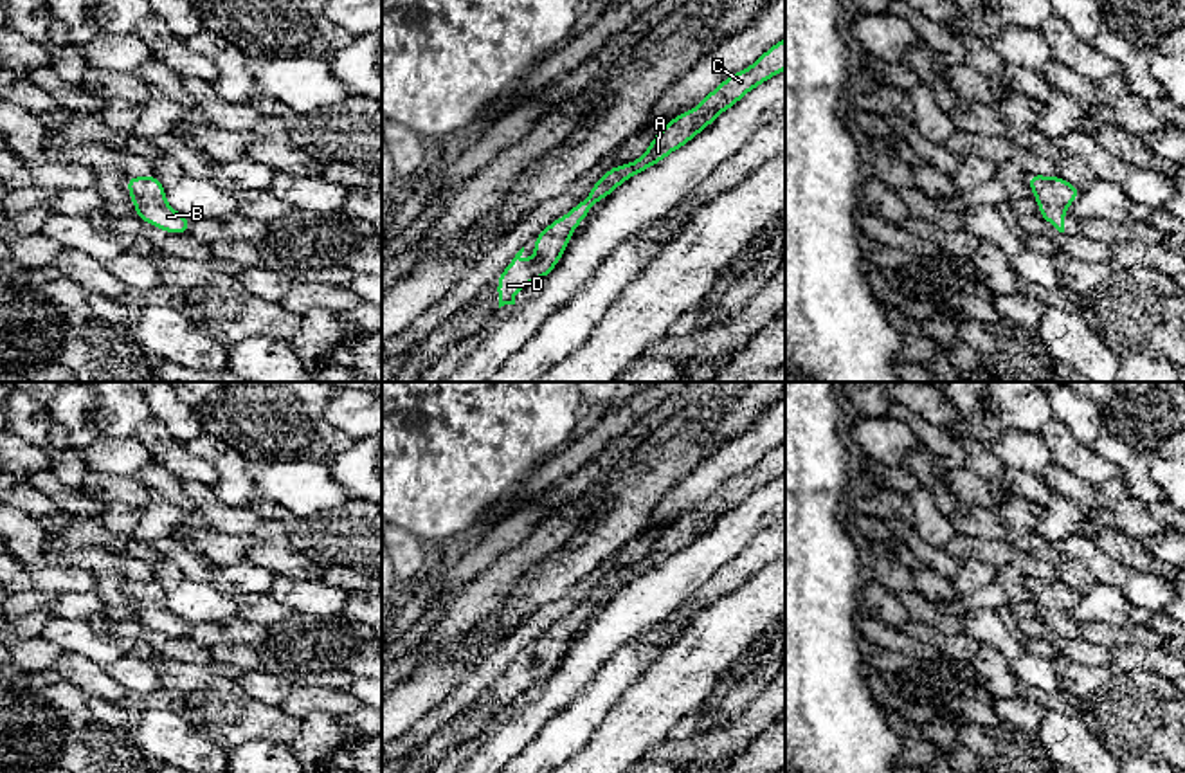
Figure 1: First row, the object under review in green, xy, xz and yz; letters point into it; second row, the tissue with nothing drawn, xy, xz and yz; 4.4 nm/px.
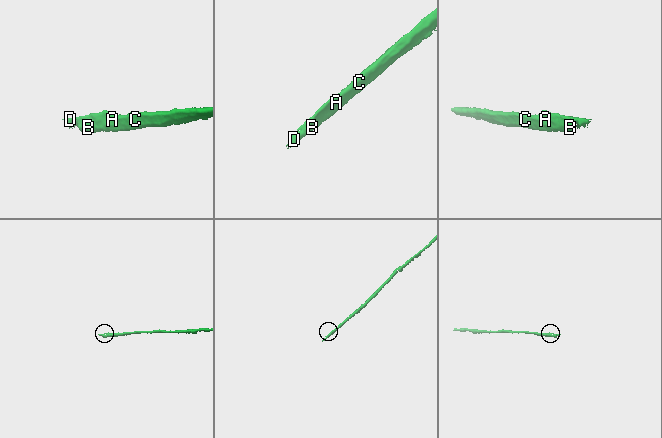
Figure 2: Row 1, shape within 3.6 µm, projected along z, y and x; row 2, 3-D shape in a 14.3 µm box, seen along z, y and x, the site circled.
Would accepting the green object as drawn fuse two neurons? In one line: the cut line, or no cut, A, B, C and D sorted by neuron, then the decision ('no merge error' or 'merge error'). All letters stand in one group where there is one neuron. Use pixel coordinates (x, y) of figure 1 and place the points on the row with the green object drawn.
cut none; groups A B C D; no merge error

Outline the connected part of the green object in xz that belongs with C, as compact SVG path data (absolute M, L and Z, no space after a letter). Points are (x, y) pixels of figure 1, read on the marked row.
M785 36L767 49L753 65L726 77L713 88L699 106L675 115L652 139L647 151L632 162L607 169L591 187L589 196L562 218L555 218L535 243L535 258L520 259L524 247L515 254L510 265L497 276L499 308L515 305L515 294L531 281L547 277L565 252L573 231L587 218L591 207L612 195L618 186L659 164L672 151L686 146L697 133L704 132L722 112L735 106L746 94L758 85L778 76L785 68Z

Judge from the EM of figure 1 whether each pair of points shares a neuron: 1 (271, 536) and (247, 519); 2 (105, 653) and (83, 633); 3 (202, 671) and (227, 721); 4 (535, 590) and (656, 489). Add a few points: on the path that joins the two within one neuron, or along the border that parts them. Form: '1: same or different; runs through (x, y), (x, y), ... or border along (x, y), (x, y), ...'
1: different; border along (263, 518), (247, 537)
2: same; runs through (99, 649), (89, 638)
3: different; border along (236, 678), (213, 678), (200, 687)
4: same; runs through (566, 573), (584, 561), (625, 519)

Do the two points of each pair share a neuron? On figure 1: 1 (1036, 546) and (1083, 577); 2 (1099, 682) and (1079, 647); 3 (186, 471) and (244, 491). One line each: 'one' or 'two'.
1: one
2: two
3: two

